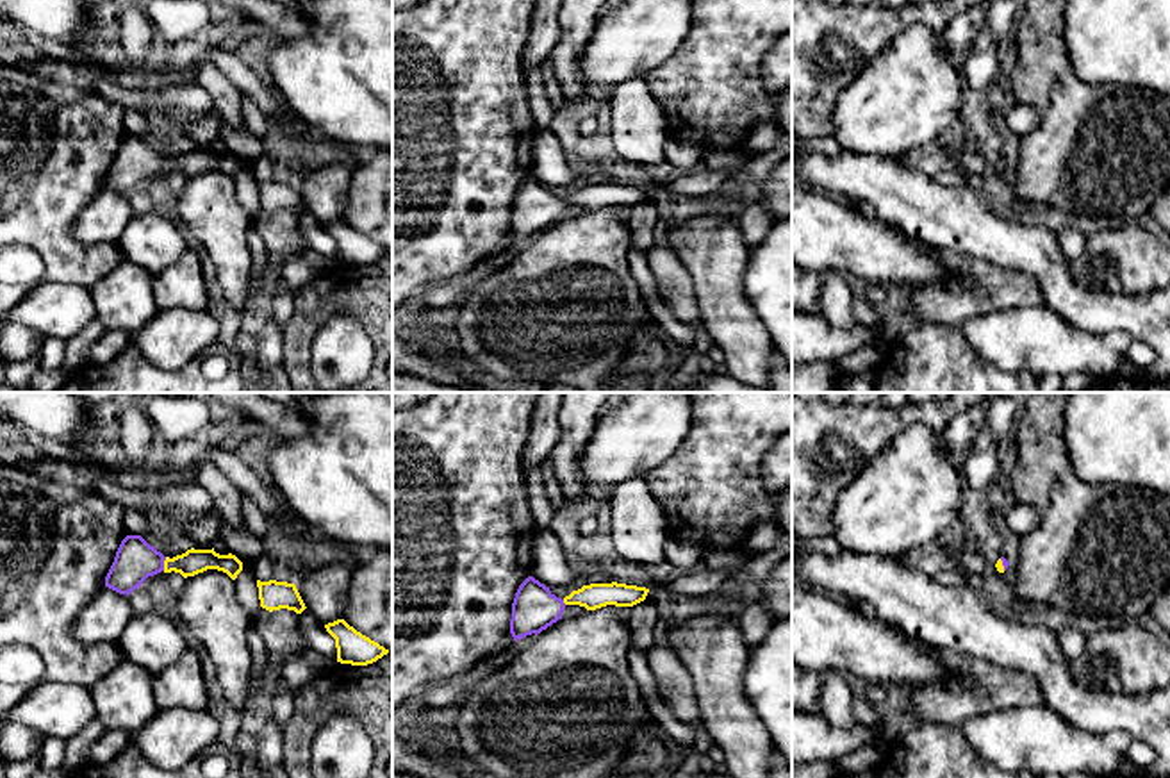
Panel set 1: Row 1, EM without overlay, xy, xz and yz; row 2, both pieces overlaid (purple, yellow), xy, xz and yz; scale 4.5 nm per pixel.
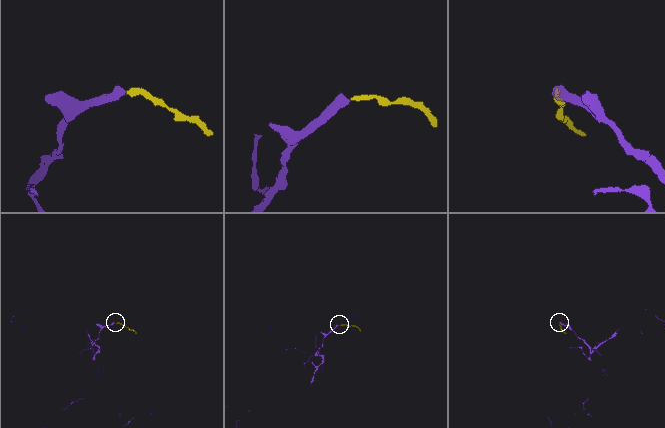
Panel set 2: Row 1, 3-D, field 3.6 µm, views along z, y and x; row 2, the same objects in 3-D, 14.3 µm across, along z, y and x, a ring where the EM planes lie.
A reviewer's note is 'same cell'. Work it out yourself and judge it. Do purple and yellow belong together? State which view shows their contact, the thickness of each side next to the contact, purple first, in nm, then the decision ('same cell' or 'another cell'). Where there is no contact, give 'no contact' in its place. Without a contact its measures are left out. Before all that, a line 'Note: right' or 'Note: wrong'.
Note: right
xy | 180/120 nm | same cell

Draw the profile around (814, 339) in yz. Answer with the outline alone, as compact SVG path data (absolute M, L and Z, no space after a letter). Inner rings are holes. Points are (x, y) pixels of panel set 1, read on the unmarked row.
M792 312L792 364L838 360L861 346L878 344L872 327L833 327L822 314Z

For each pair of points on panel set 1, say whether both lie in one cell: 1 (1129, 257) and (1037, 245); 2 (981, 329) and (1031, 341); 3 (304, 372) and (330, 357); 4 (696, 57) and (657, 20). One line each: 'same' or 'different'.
1: different
2: same
3: different
4: different

